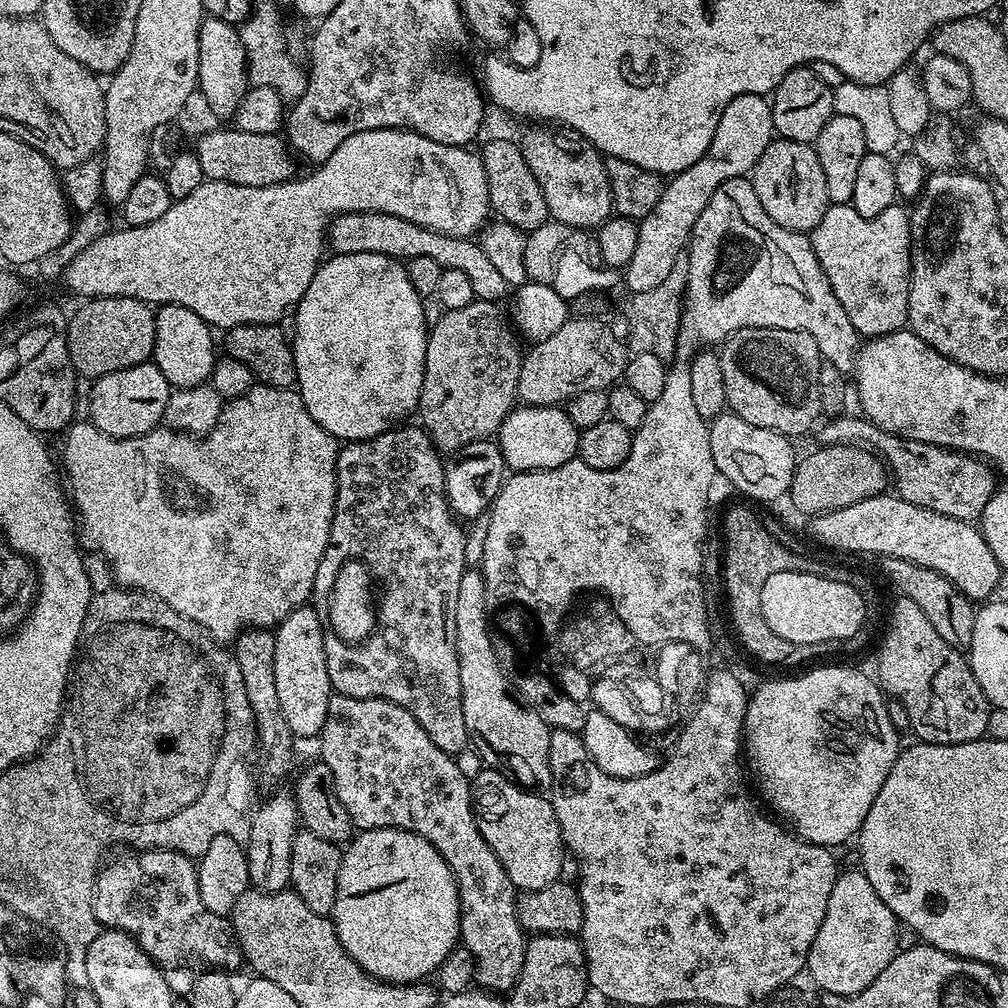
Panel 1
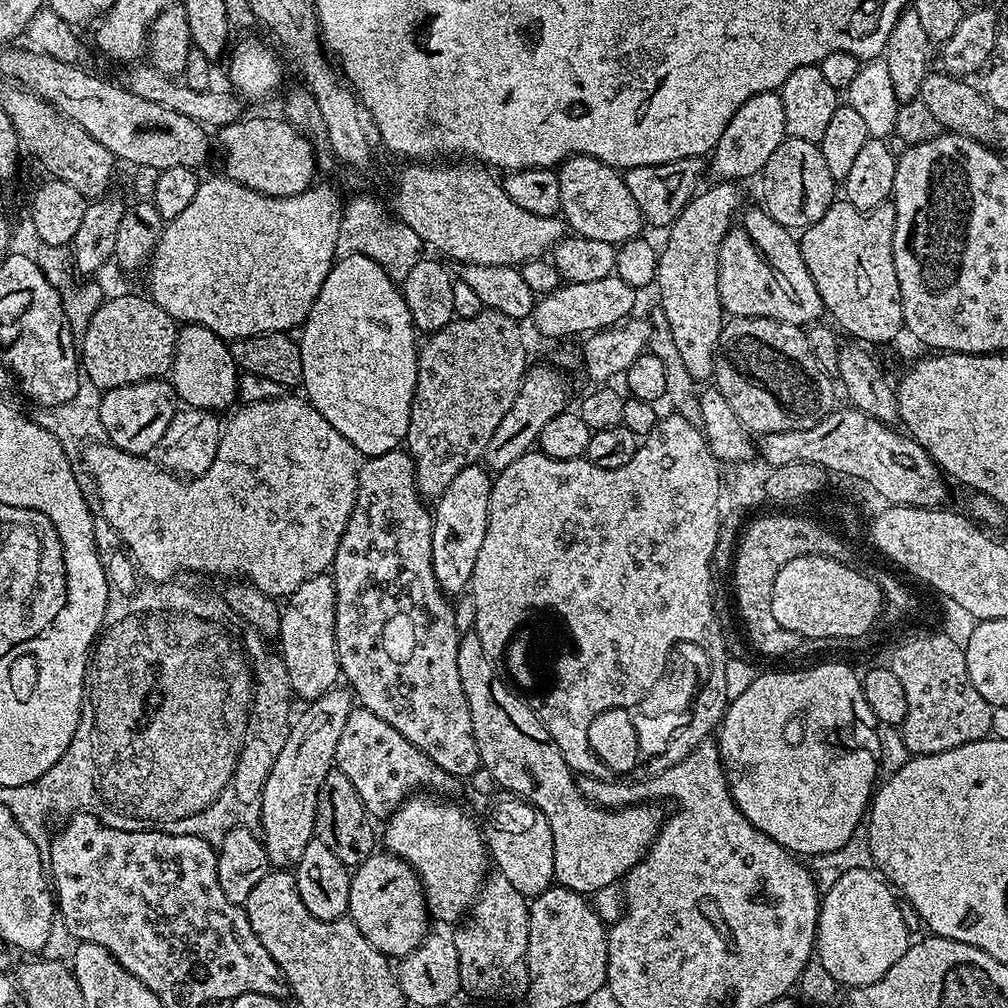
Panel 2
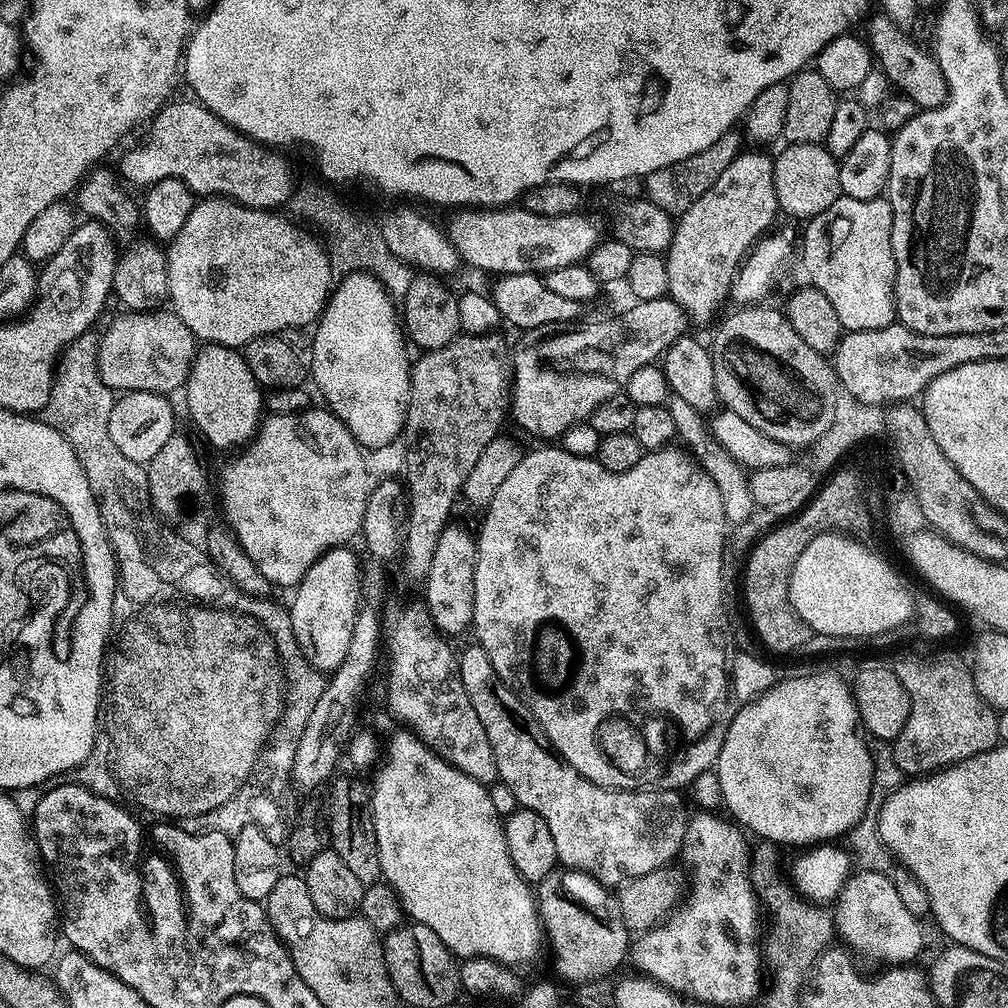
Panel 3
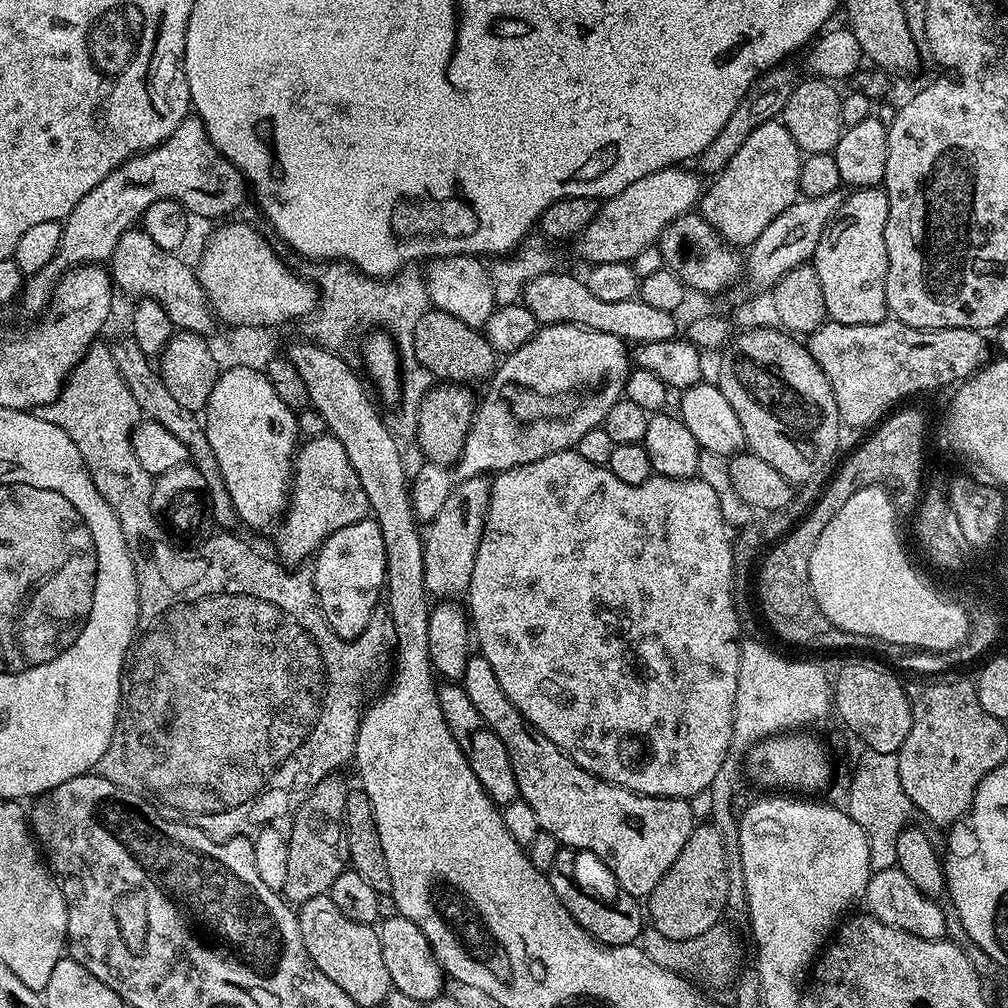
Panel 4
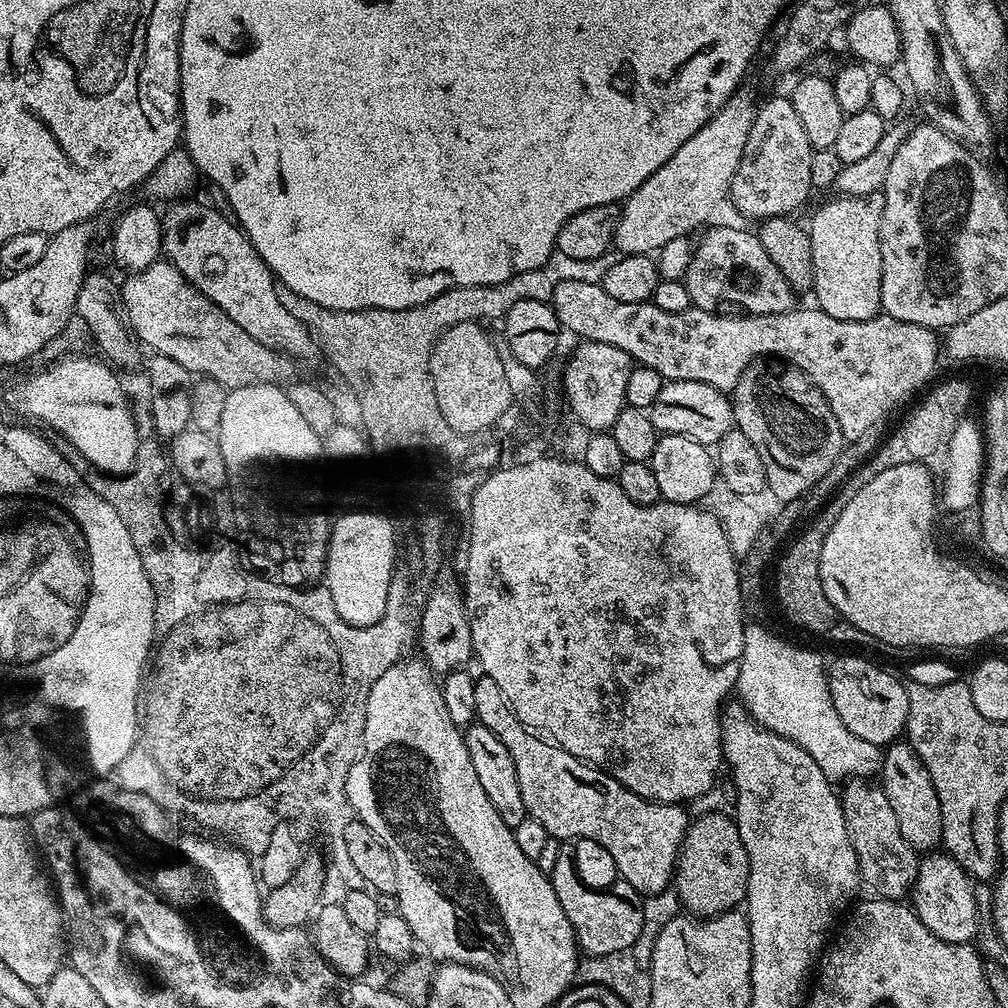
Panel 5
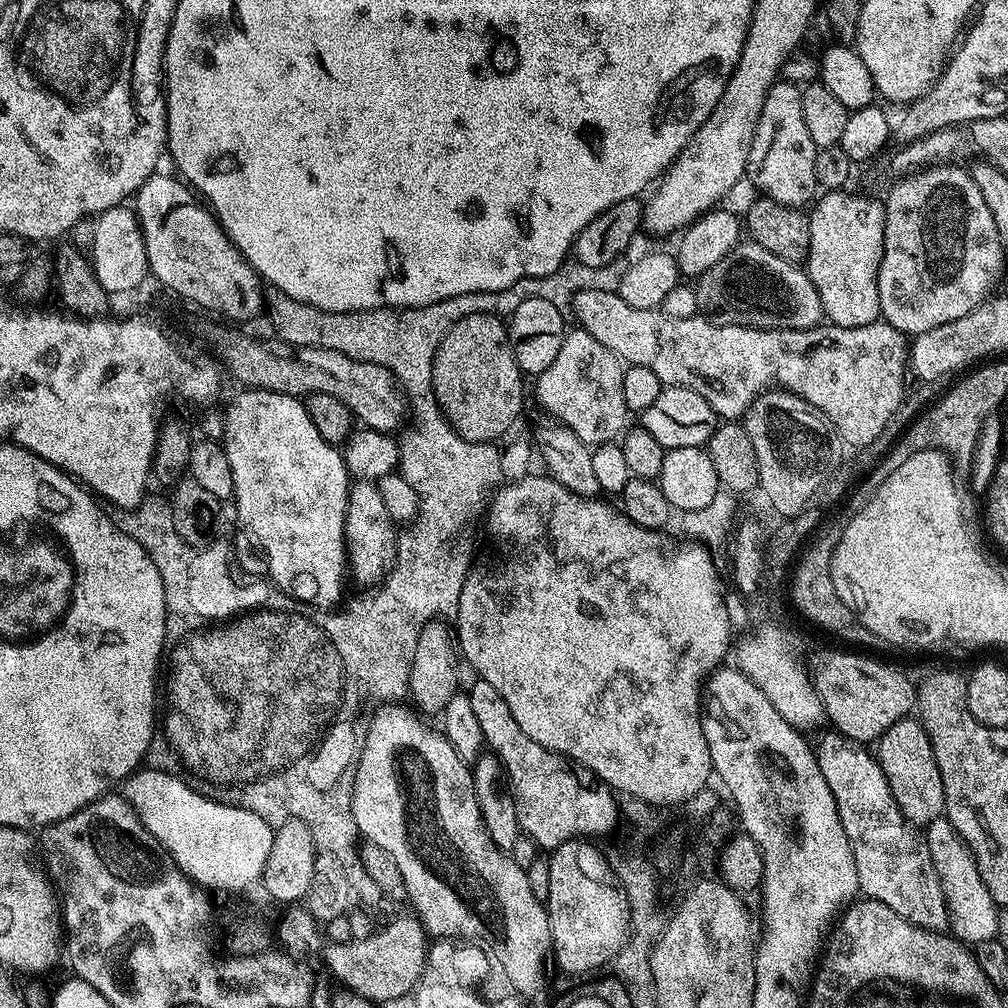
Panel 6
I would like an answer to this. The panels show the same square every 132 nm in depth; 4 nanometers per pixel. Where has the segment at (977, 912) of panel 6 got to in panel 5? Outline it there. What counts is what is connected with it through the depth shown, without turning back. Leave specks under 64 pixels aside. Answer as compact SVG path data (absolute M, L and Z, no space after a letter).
M937 850L921 859L916 881L910 889L910 907L922 926L926 926L930 934L942 938L942 942L966 944L975 941L976 936L976 896L972 887L973 881L956 859Z

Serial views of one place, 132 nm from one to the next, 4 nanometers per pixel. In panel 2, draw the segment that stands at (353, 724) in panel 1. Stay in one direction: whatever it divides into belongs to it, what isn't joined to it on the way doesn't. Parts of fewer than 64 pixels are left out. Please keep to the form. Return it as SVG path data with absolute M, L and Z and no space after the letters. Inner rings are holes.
M359 706L353 707L350 718L346 718L342 738L338 738L334 764L342 770L342 774L346 774L346 778L350 778L350 782L354 782L358 798L362 798L368 815L373 818L391 816L405 800L421 790L448 794L444 792L454 791L458 784L457 777L446 774L446 770L422 754L414 742L402 738L402 734L398 734L388 720L378 718L378 714L370 714L370 710ZM493 871L485 879L471 906L470 915L452 936L458 952L460 987L464 994L480 1000L514 1000L527 995L529 903L529 897L518 894L502 873Z

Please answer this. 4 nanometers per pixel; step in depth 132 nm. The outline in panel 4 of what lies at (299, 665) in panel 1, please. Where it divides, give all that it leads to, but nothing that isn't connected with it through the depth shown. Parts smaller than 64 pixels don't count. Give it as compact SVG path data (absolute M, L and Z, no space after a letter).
M365 518L350 526L342 526L342 530L324 539L315 553L315 560L316 568L311 569L316 587L314 596L330 630L334 630L334 634L343 640L356 640L377 615L376 603L379 600L381 603L386 588L386 542L382 542L382 530L378 522Z

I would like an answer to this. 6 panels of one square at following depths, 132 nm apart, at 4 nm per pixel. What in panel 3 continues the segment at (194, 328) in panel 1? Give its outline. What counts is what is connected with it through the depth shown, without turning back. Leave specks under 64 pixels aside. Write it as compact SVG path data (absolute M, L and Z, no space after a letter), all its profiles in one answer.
M205 343L197 351L192 373L188 376L187 392L188 412L197 430L214 447L239 449L256 435L262 423L260 411L263 413L266 408L266 396L237 349Z

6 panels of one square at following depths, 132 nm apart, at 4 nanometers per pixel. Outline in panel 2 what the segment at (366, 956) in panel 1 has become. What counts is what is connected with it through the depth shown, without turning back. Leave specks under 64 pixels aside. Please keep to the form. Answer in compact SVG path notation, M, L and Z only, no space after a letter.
M384 850L373 852L366 862L355 865L350 882L347 919L353 920L358 930L362 930L370 946L389 958L408 956L430 932L428 899L424 896L419 876L399 856Z

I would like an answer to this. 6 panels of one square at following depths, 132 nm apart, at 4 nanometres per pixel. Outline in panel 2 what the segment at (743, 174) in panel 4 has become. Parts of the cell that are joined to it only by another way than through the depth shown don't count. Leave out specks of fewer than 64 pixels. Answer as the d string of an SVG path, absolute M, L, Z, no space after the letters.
M716 182L713 185L713 188L697 191L682 214L678 214L676 223L667 229L668 241L658 252L660 261L654 285L655 291L660 291L659 311L670 326L682 366L686 366L686 374L697 382L711 381L716 370L716 351L726 323L718 294L718 258L724 236L733 228L741 211L739 183Z

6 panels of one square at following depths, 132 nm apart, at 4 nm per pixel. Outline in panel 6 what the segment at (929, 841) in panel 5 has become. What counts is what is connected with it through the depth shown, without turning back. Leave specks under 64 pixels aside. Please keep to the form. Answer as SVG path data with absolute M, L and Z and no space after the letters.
M905 718L894 722L890 730L881 734L874 755L880 761L882 774L886 774L886 782L890 782L894 802L898 802L902 814L909 822L916 826L926 826L930 821L944 816L942 774L938 774L938 762L934 762L930 738L919 719Z

